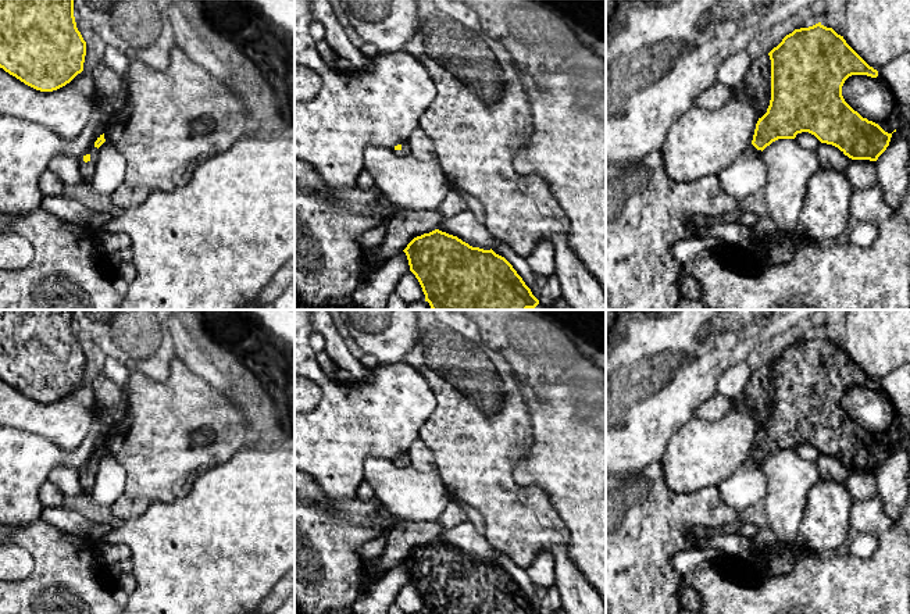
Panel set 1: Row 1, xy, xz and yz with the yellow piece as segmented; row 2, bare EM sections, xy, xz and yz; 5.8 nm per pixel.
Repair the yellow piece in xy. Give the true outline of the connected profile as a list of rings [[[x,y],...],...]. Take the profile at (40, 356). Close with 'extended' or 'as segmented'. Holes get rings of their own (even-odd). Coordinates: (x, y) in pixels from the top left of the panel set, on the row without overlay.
[[[0,310],[0,379],[6,383],[36,401],[53,403],[83,382],[85,367],[74,310]]]; as segmented

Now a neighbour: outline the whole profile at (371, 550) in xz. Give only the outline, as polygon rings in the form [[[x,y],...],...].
[[[385,535],[378,536],[377,539],[371,539],[363,543],[358,547],[358,554],[361,556],[363,561],[370,564],[375,570],[375,581],[381,579],[383,574],[378,570],[378,560],[383,554],[385,550]]]

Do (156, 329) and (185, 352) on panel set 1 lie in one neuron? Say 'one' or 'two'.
two

